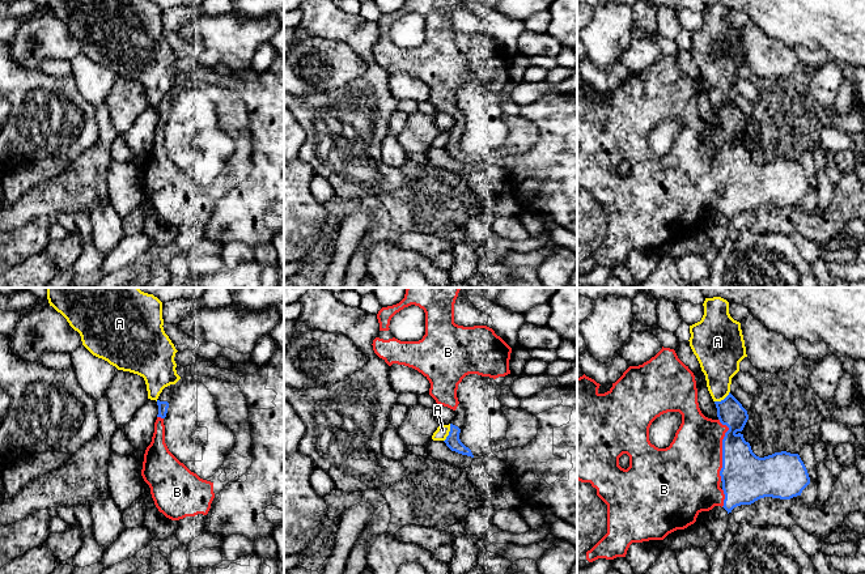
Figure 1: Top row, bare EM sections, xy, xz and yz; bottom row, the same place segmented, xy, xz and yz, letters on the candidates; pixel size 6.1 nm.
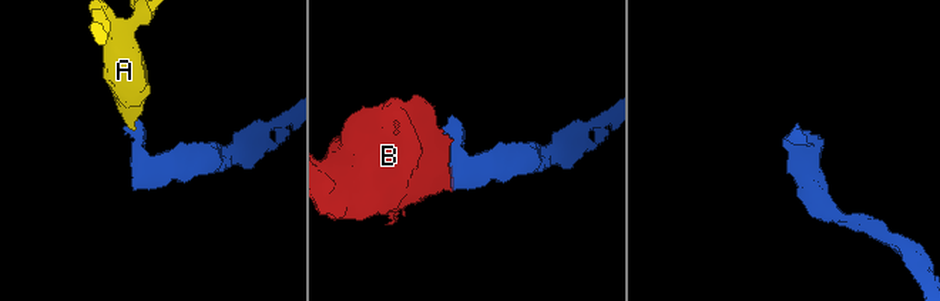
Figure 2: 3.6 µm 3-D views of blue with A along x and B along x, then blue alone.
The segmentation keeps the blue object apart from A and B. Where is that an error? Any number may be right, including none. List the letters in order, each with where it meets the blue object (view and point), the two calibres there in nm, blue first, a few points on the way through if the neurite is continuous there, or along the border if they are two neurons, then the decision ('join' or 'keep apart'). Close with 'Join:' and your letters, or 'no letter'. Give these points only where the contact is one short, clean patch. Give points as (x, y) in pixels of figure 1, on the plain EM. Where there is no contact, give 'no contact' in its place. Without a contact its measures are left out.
A: xz (449, 140) | 90/80 nm | along xz (450, 131), (450, 137), (444, 148) | keep apart
B: yz (723, 156) | 300/380 nm | join
Join: B

